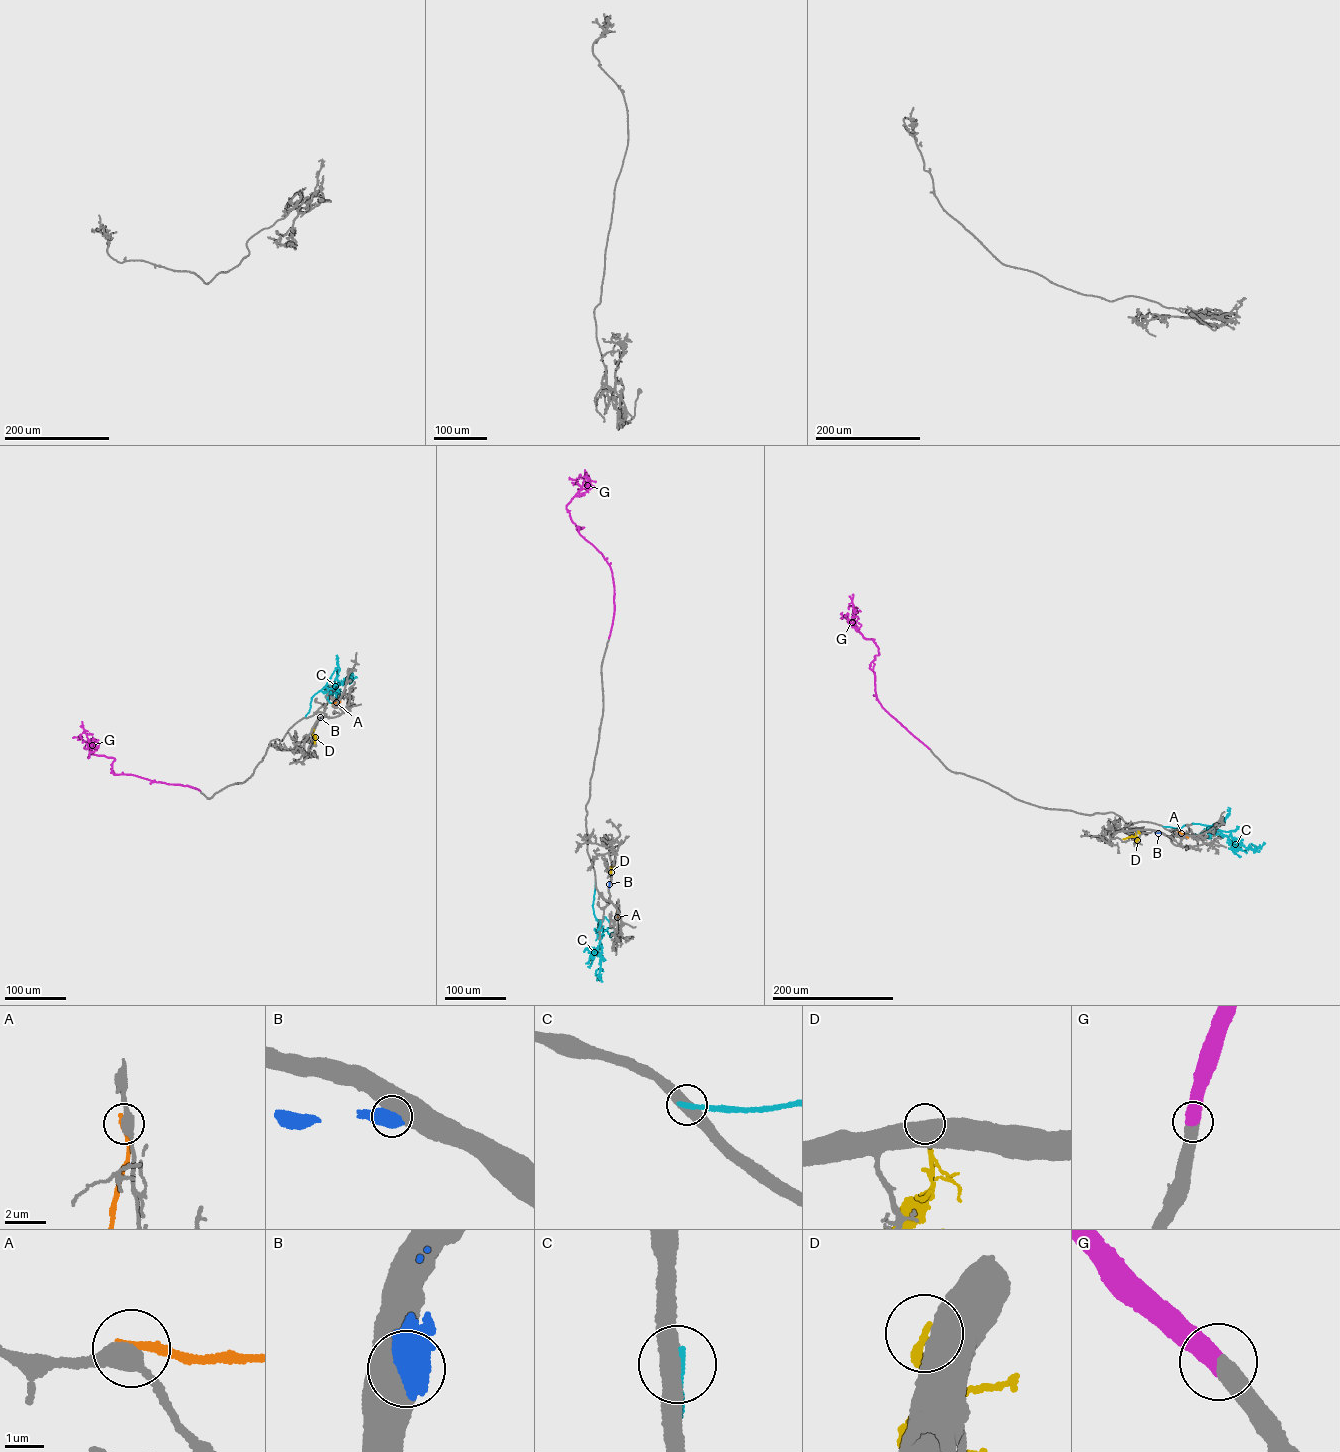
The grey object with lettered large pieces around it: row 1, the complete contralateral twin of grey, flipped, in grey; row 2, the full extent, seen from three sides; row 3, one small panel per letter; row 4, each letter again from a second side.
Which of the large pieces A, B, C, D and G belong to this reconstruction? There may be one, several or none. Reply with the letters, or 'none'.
G

